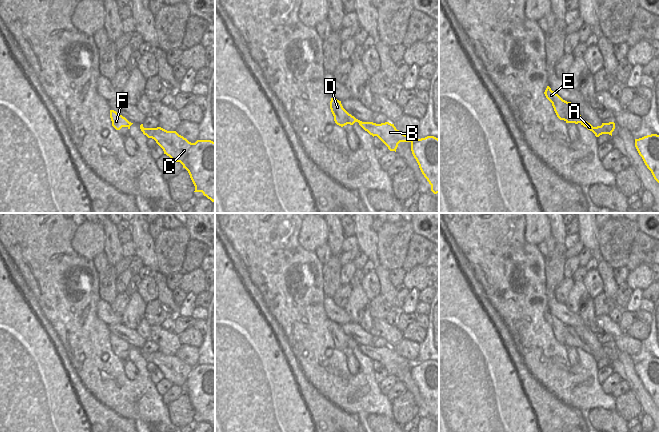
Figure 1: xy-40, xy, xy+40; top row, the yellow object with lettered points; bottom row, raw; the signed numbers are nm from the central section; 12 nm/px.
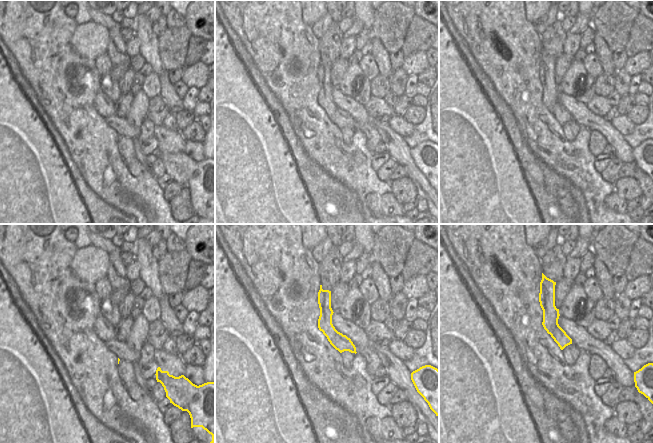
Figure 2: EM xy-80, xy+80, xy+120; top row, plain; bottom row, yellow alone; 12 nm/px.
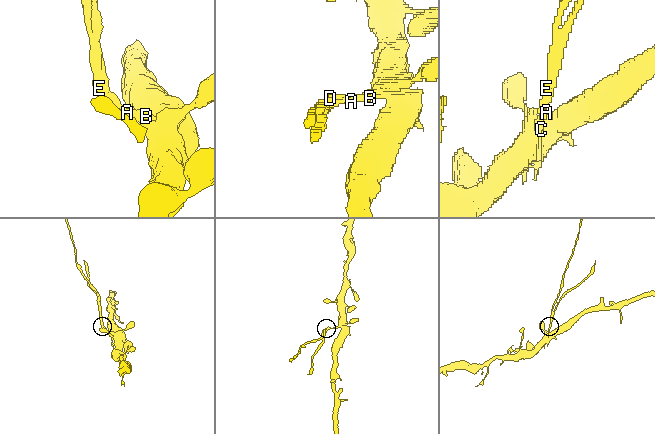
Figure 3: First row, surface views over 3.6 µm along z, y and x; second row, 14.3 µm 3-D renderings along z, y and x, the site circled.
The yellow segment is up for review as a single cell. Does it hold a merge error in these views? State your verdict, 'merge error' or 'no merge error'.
merge error

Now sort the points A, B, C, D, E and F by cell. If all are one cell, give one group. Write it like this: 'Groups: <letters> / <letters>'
Groups: A B C / D E F

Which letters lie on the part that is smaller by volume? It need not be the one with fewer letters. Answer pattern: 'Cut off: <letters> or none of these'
Cut off: D, E, F

